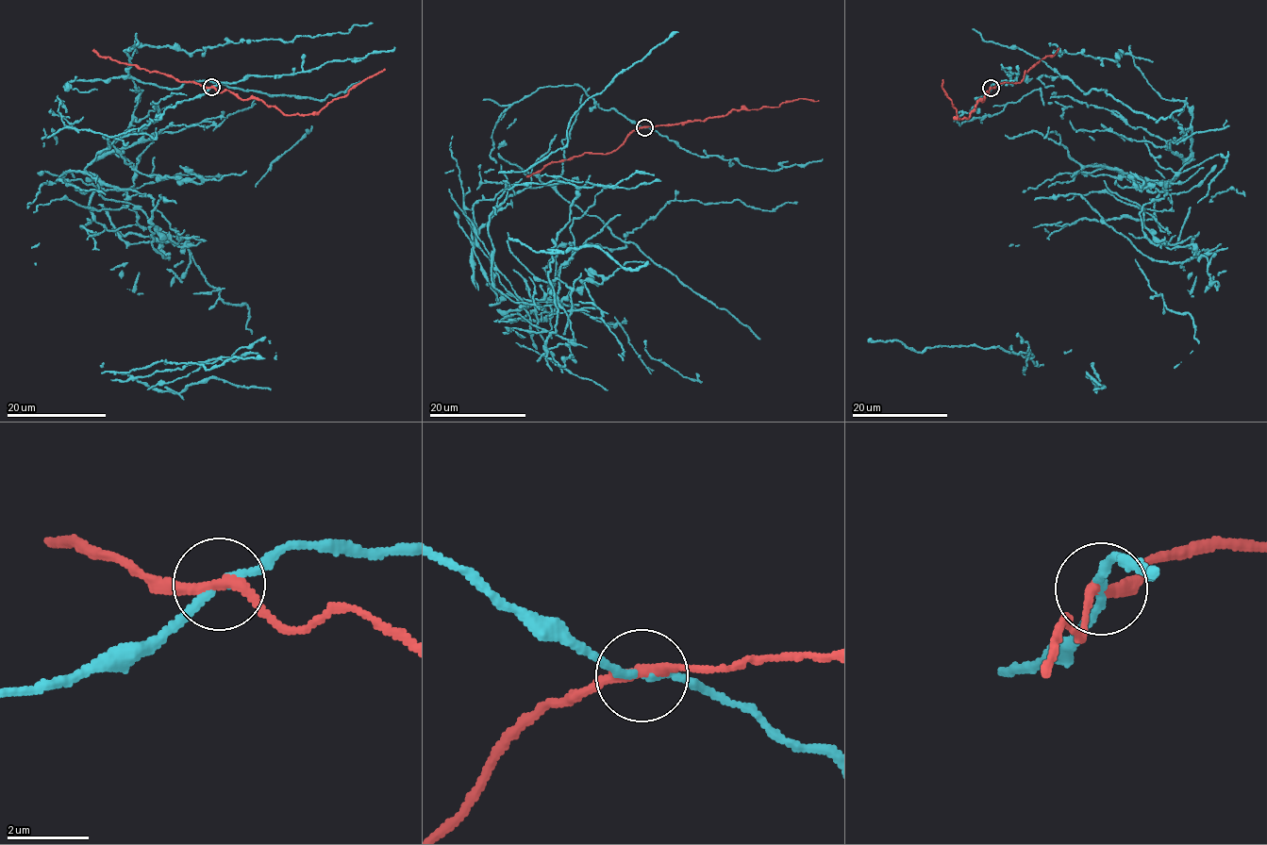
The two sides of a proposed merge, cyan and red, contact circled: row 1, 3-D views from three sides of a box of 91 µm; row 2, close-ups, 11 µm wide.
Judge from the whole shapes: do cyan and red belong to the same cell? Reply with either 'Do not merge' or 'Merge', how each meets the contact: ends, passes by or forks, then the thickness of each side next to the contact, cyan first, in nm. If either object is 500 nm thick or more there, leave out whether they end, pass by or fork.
Do not merge. At the ring cyan passes by. At the ring red passes by. Thickness 180 nm (cyan) against 240 nm

